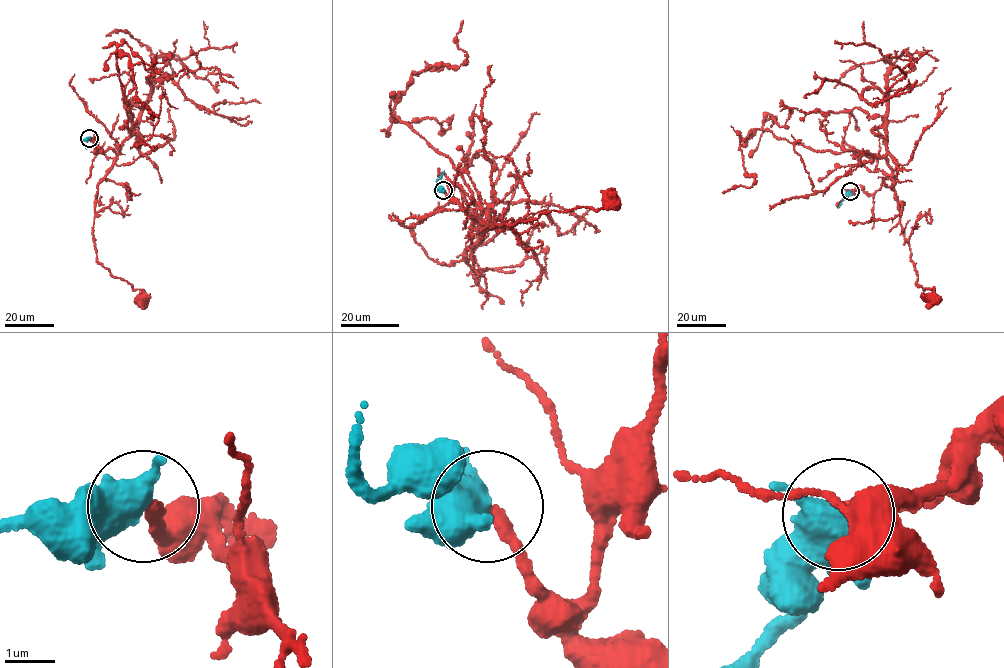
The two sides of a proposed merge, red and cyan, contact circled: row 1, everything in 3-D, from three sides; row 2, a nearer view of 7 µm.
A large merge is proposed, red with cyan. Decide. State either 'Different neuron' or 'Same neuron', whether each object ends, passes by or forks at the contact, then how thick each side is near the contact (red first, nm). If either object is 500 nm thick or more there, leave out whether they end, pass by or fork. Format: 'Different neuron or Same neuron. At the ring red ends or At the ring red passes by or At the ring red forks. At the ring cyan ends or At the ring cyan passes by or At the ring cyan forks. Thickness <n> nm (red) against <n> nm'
Same neuron. At the ring red ends. At the ring cyan passes by. Thickness 260 nm (red) against 480 nm

